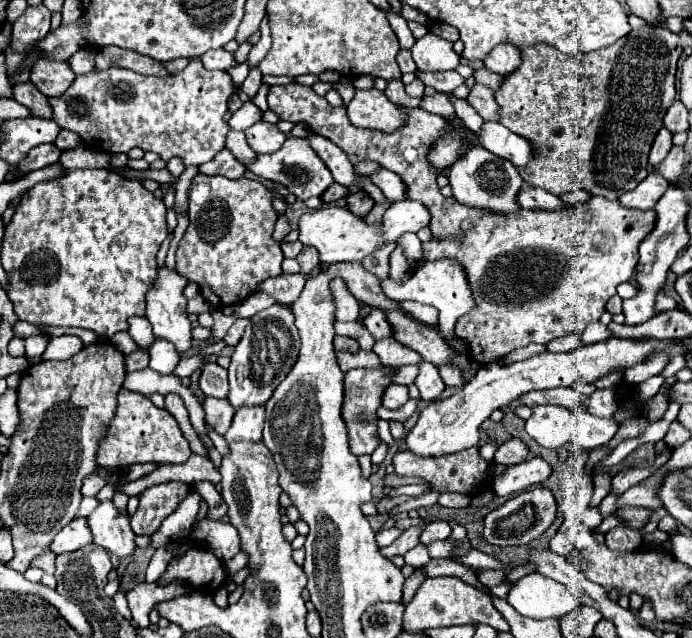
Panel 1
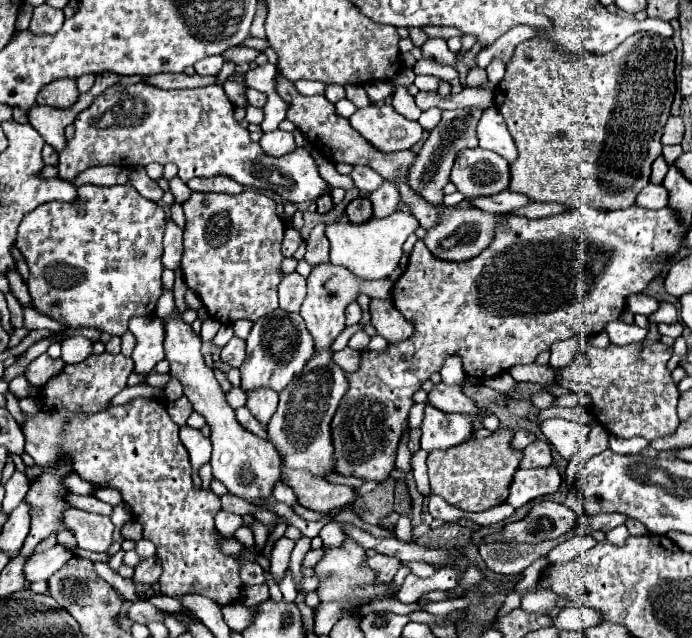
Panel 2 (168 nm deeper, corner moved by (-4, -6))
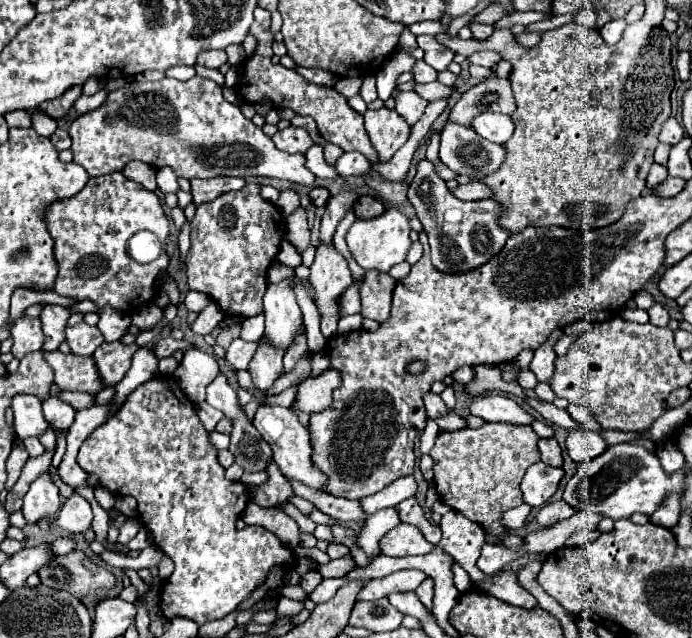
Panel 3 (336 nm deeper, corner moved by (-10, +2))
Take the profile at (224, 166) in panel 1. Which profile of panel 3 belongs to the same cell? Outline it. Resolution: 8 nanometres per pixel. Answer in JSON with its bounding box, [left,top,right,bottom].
[190,176,246,206]

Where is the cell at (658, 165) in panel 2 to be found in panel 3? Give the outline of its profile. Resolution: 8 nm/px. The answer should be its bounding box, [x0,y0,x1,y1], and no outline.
[646,164,668,192]

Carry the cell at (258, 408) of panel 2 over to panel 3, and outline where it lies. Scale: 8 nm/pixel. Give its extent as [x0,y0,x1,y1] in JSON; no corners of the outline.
[248,338,284,392]

